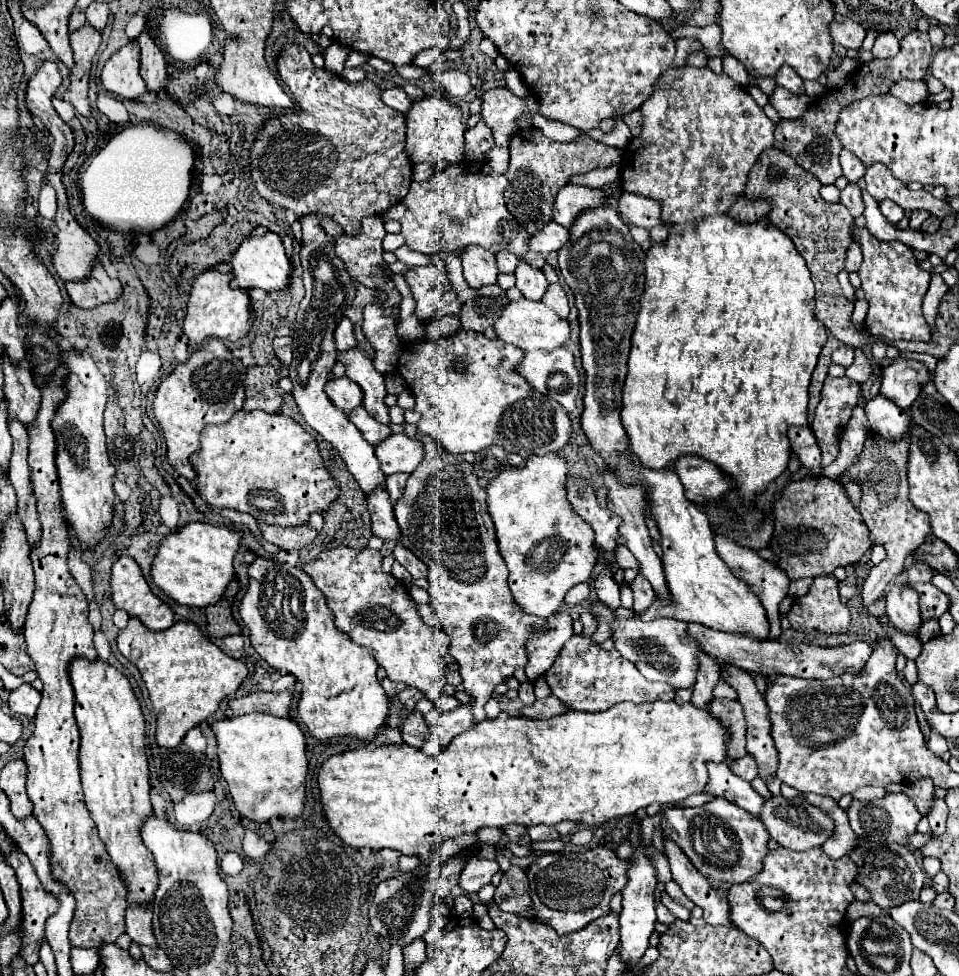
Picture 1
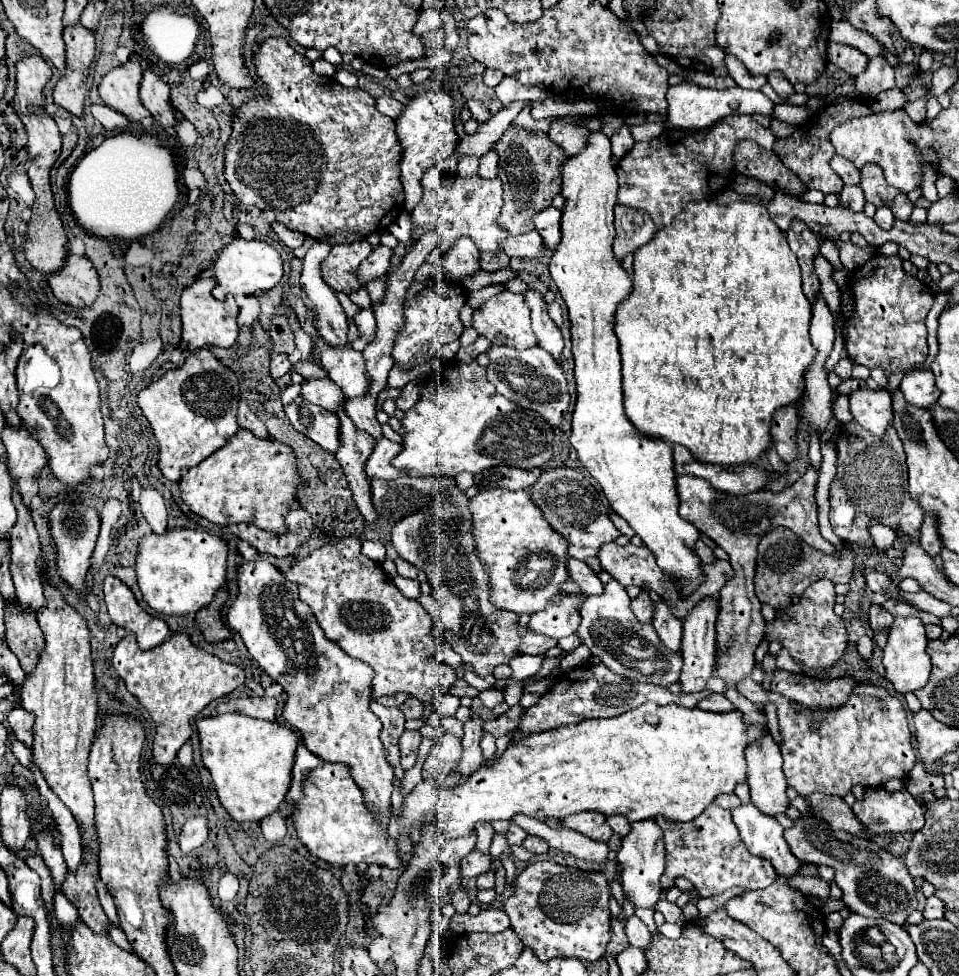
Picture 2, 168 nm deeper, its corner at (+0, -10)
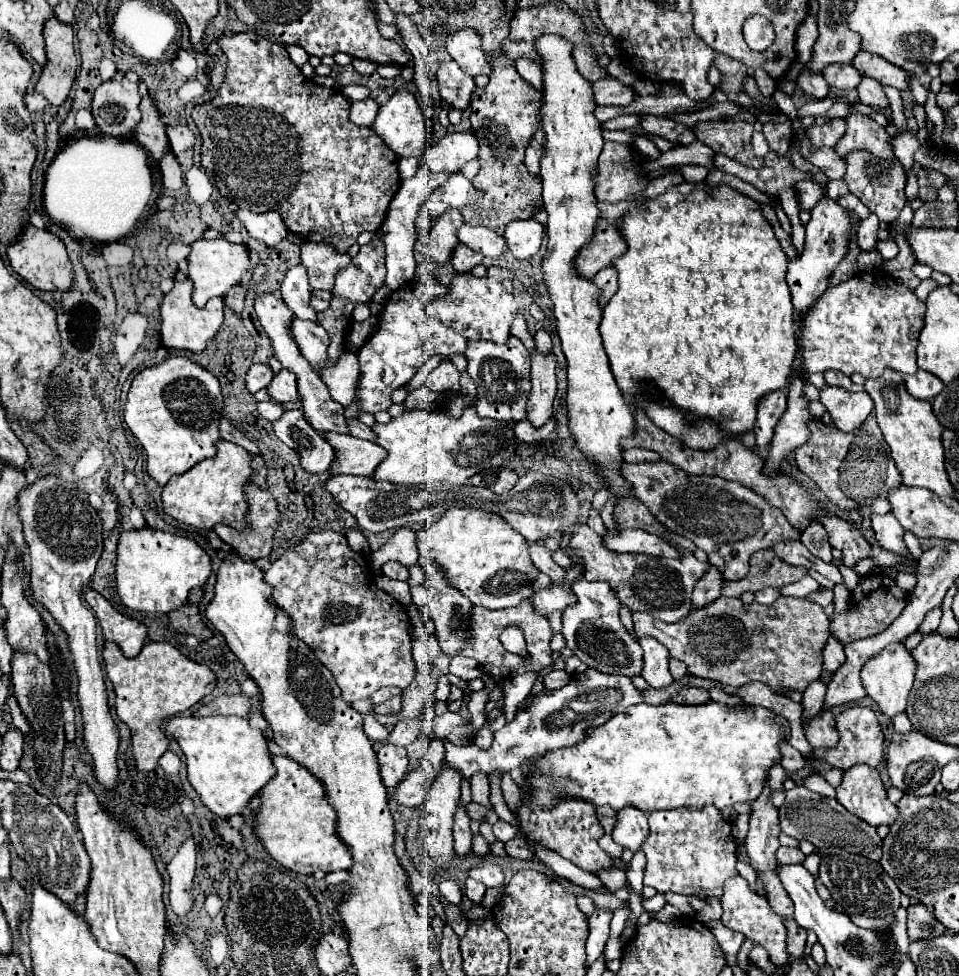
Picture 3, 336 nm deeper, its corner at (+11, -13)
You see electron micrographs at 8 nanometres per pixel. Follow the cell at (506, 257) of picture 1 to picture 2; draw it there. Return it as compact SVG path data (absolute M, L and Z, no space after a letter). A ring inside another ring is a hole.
M481 252L479 266L485 272L497 272L509 266L509 256L505 256L505 252Z

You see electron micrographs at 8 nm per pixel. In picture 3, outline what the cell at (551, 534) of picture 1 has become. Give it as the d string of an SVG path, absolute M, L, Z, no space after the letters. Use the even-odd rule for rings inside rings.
M468 505L450 507L436 523L420 529L416 541L420 555L419 566L424 567L426 561L438 563L446 573L448 581L456 589L460 589L474 605L482 605L486 609L506 609L506 607L516 607L518 603L522 603L522 599L532 599L534 595L532 583L538 579L540 571L538 567L534 567L534 563L530 563L530 555L526 551L528 541L522 535L518 535L502 517L490 511Z

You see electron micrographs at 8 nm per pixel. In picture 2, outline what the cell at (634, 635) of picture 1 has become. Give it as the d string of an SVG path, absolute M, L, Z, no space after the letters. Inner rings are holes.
M617 580L607 582L603 586L603 594L587 596L579 612L581 612L581 624L577 628L577 636L581 644L587 646L591 656L599 658L611 672L661 686L679 682L681 654L665 652L665 648L661 648L661 640L657 640L655 636L653 626L637 622L631 610L631 598Z

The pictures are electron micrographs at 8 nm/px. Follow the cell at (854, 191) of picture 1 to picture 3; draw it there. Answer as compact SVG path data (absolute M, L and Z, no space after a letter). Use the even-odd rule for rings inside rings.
M830 181L828 183L828 197L830 199L834 199L834 201L838 201L842 195L846 195L848 193L848 187L846 187L846 183L844 181Z

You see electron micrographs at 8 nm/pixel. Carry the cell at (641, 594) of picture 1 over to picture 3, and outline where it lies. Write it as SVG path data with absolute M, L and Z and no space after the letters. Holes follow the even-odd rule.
M720 595L712 605L702 607L700 611L690 613L678 623L662 623L654 621L646 613L632 613L634 619L634 633L638 637L652 635L658 639L668 651L670 657L676 657L688 665L688 671L696 677L714 679L724 685L742 687L750 681L764 681L768 683L776 693L780 693L780 687L804 691L812 681L816 681L822 673L822 651L830 633L830 619L826 617L824 609L806 599L806 597L780 597L774 605L762 605L754 601L750 607L744 607L740 599L724 597Z

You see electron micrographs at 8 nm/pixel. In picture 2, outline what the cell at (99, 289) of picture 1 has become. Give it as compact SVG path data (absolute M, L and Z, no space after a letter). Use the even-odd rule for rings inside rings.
M67 252L65 264L59 272L49 274L47 282L57 300L83 308L93 304L99 290L97 272L87 256L75 256Z

